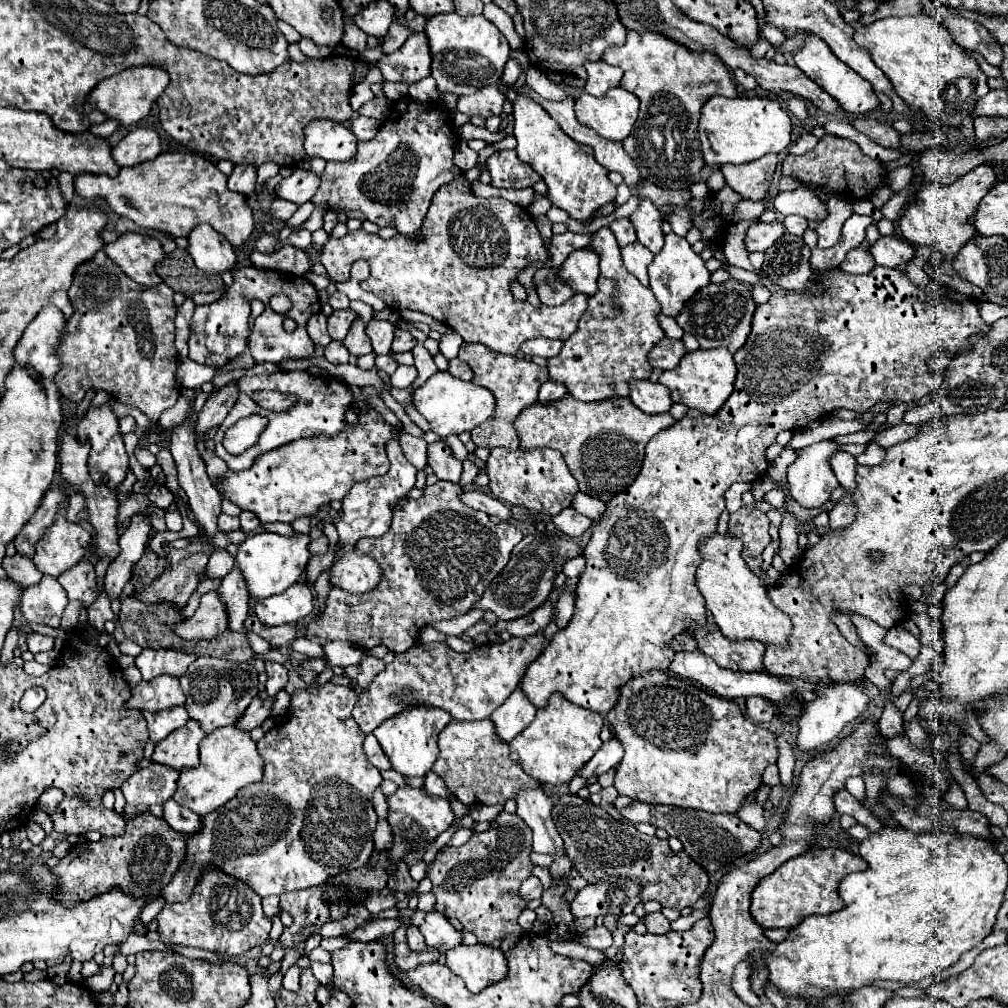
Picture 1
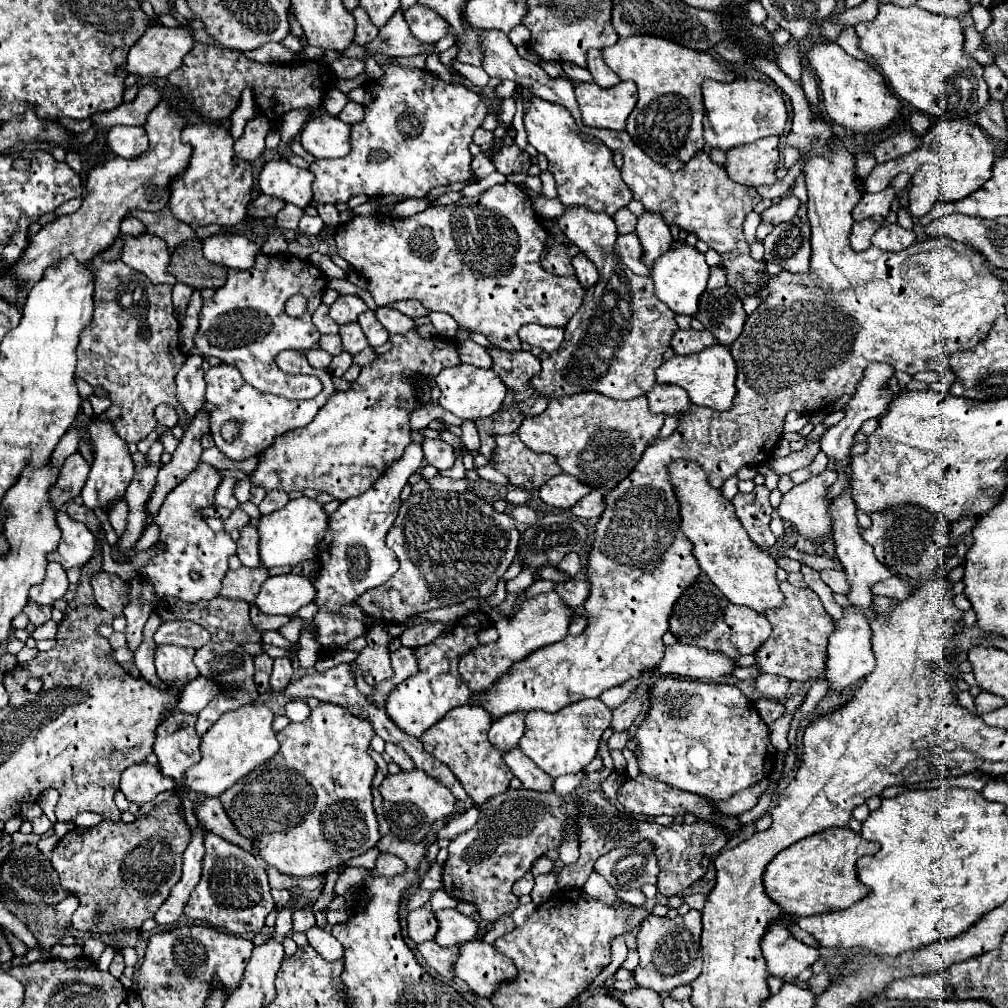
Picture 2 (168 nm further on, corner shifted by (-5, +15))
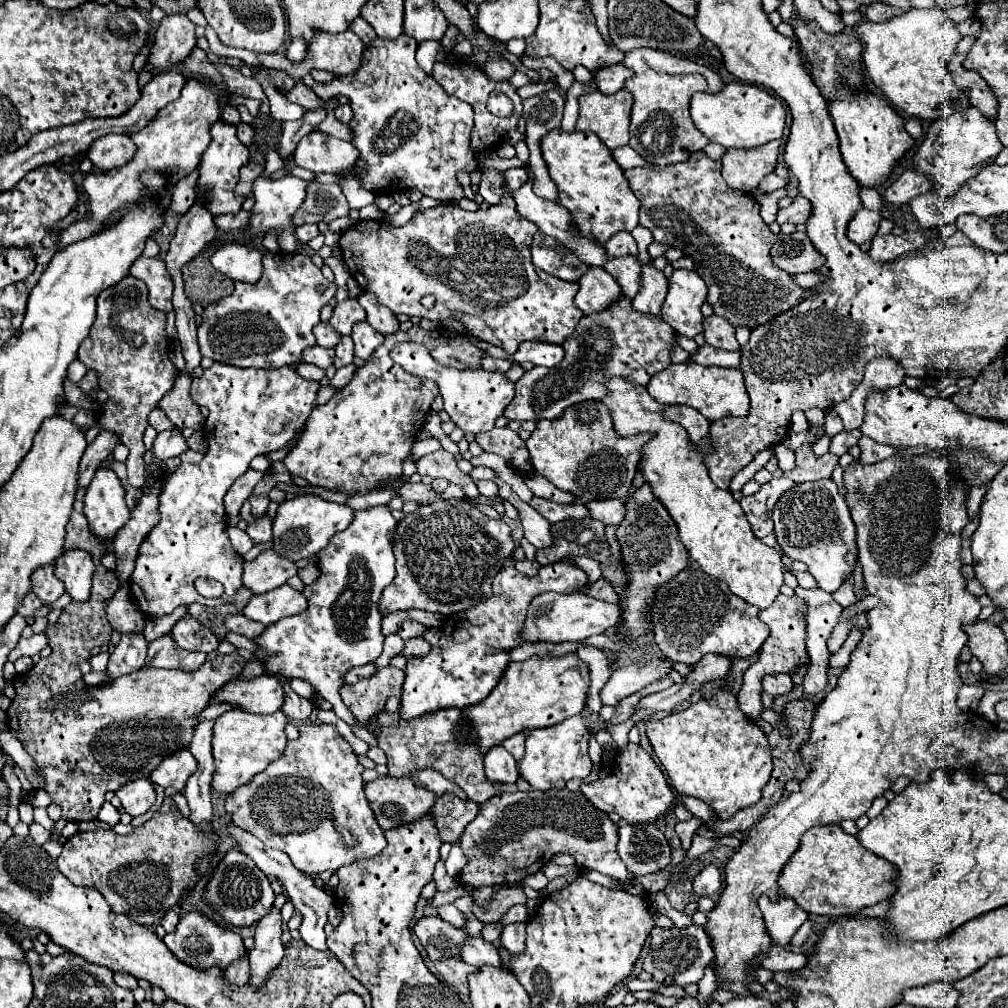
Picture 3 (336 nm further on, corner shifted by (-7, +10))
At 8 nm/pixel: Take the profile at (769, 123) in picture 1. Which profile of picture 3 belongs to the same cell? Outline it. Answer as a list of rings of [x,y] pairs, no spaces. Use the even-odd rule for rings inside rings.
[[[725,83],[719,93],[695,93],[691,97],[689,113],[695,127],[725,149],[753,149],[767,141],[781,139],[785,127],[785,109],[781,101],[749,83]]]

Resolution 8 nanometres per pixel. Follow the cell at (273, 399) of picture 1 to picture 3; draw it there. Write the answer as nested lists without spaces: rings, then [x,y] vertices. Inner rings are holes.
[[[267,253],[263,257],[265,271],[257,285],[245,285],[241,281],[235,283],[233,295],[207,305],[203,313],[203,321],[199,325],[199,347],[205,357],[213,361],[237,365],[237,367],[255,367],[255,369],[273,369],[283,365],[295,365],[301,361],[301,353],[307,347],[315,345],[313,327],[319,323],[319,311],[327,305],[335,293],[337,285],[327,281],[321,269],[311,261],[309,255],[303,253]],[[317,285],[325,285],[327,291],[323,295],[317,293]]]

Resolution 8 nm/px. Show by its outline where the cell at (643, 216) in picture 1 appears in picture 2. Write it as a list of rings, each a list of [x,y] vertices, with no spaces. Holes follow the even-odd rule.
[[[643,210],[643,214],[637,220],[637,236],[643,242],[643,262],[647,266],[653,264],[655,258],[659,258],[663,252],[667,252],[667,244],[671,242],[671,232],[663,216],[659,212]]]

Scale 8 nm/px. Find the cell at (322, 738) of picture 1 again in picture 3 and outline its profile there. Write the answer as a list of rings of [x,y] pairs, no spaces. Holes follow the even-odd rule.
[[[303,723],[299,725],[299,733],[299,739],[289,741],[287,749],[277,761],[273,761],[263,773],[253,777],[253,781],[241,785],[241,789],[235,789],[227,797],[225,809],[233,823],[261,839],[267,847],[285,851],[293,865],[297,865],[297,869],[301,869],[305,875],[319,875],[327,869],[337,871],[343,865],[379,855],[387,841],[363,793],[361,773],[365,767],[357,761],[353,749],[337,733],[335,725]]]

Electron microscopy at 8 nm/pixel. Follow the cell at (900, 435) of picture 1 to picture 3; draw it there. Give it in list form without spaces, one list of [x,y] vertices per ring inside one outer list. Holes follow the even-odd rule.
[[[853,429],[853,431],[841,431],[837,433],[833,439],[831,439],[831,453],[835,453],[837,457],[841,457],[843,453],[847,453],[861,437],[861,431],[859,429]]]

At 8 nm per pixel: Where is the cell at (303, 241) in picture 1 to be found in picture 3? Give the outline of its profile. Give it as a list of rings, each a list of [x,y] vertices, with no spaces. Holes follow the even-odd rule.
[[[299,225],[297,227],[297,239],[301,243],[309,243],[311,239],[315,239],[319,235],[319,229],[317,225]]]

